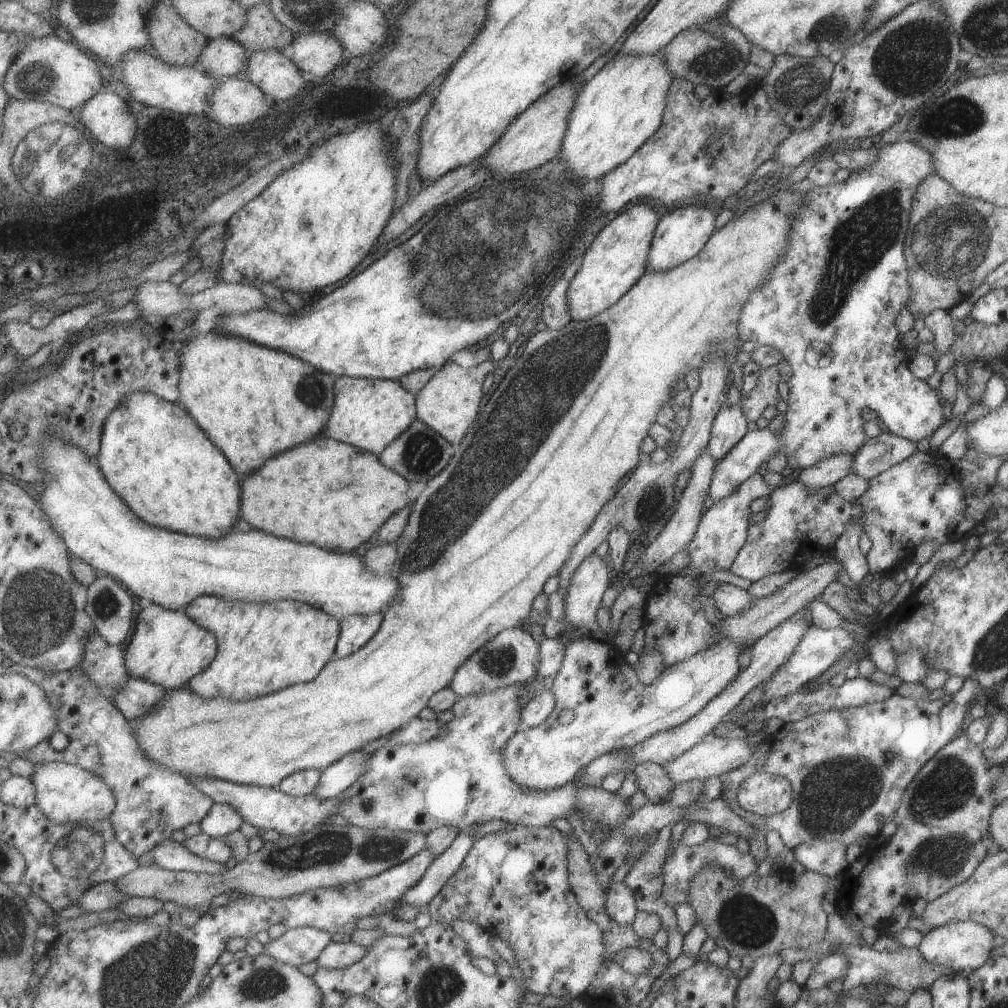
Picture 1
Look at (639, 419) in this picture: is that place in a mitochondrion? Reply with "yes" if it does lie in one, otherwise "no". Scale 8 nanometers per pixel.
no

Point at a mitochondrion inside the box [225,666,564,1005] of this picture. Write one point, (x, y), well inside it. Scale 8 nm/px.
(326, 849)

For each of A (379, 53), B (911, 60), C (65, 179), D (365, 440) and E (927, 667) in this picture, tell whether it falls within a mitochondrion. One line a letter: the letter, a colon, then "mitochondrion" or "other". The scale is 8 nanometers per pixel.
A: other
B: mitochondrion
C: mitochondrion
D: other
E: other

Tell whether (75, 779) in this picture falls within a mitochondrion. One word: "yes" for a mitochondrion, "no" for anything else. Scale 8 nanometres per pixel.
no

